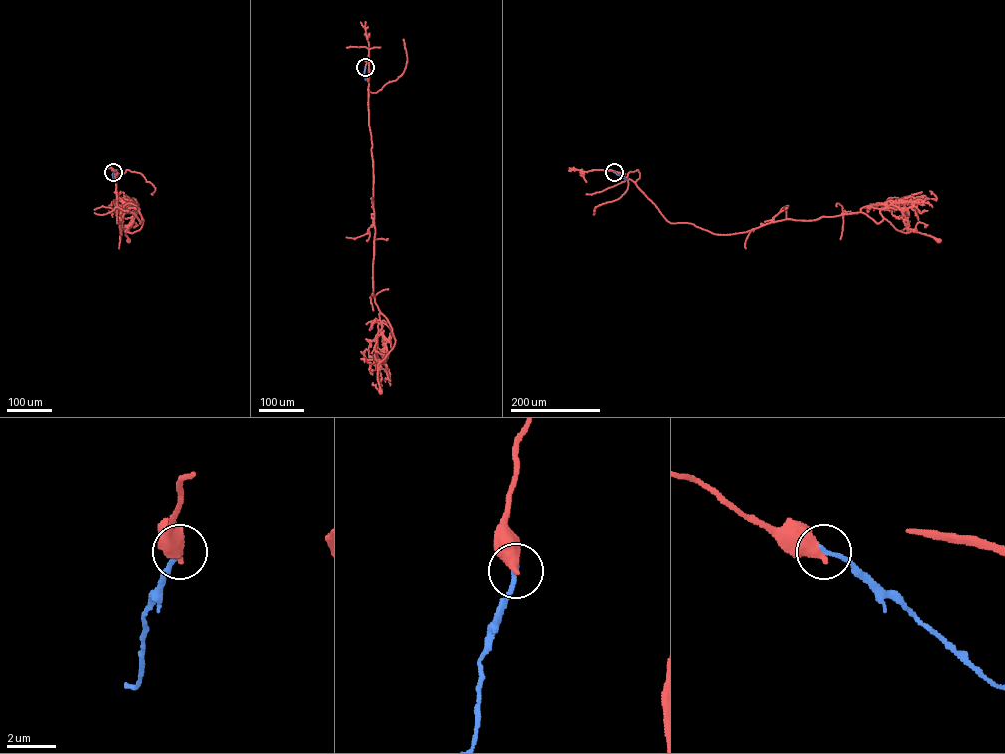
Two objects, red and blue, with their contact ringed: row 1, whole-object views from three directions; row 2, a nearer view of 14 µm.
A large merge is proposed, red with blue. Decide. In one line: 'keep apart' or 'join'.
keep apart

